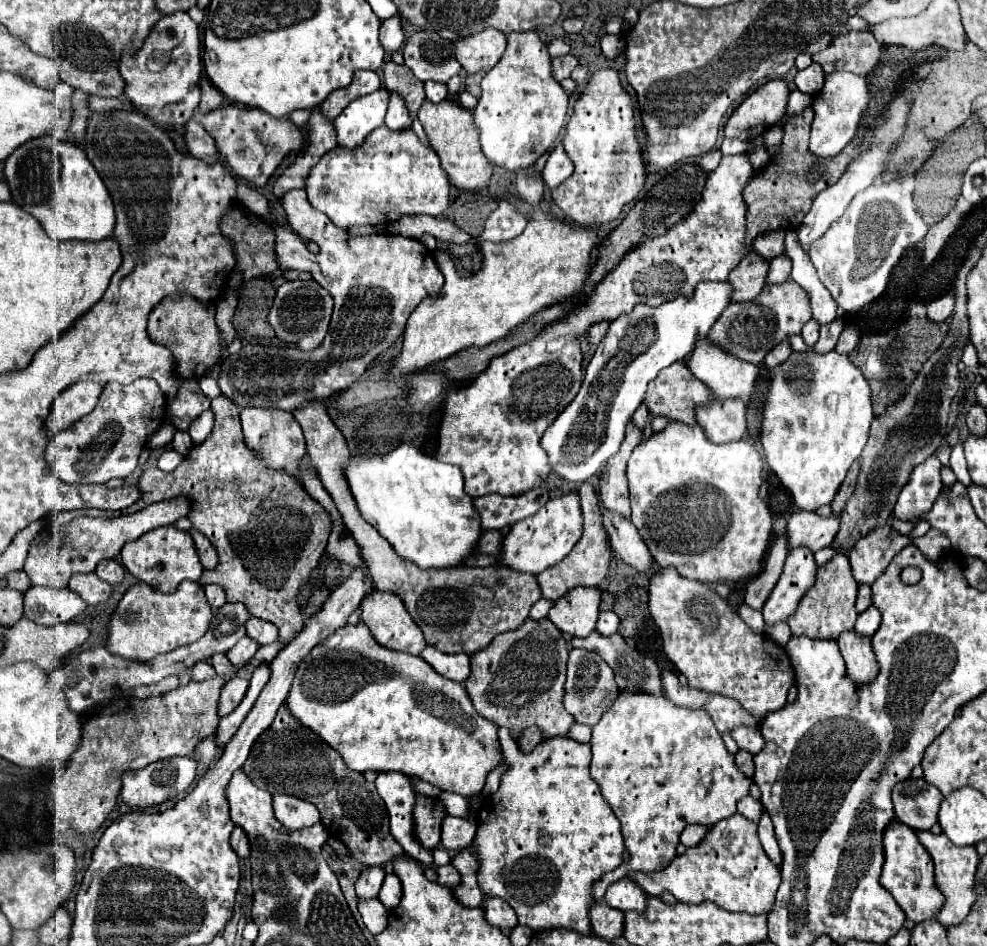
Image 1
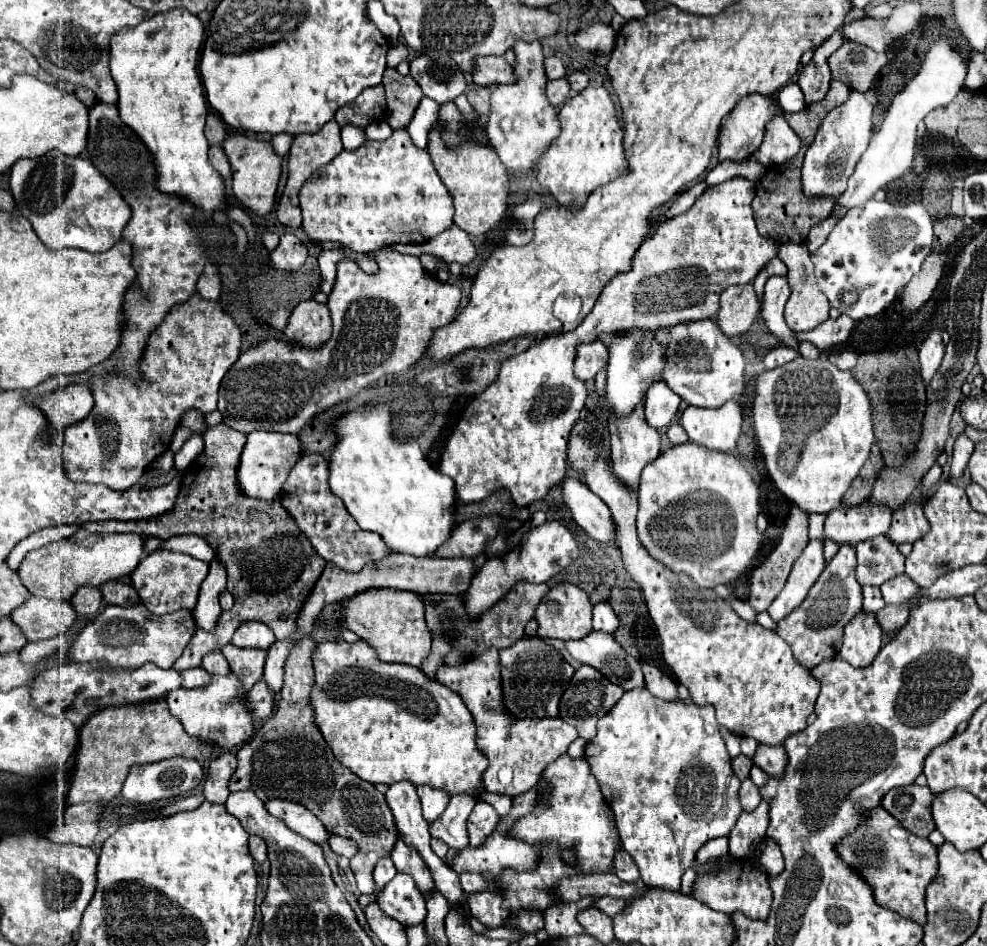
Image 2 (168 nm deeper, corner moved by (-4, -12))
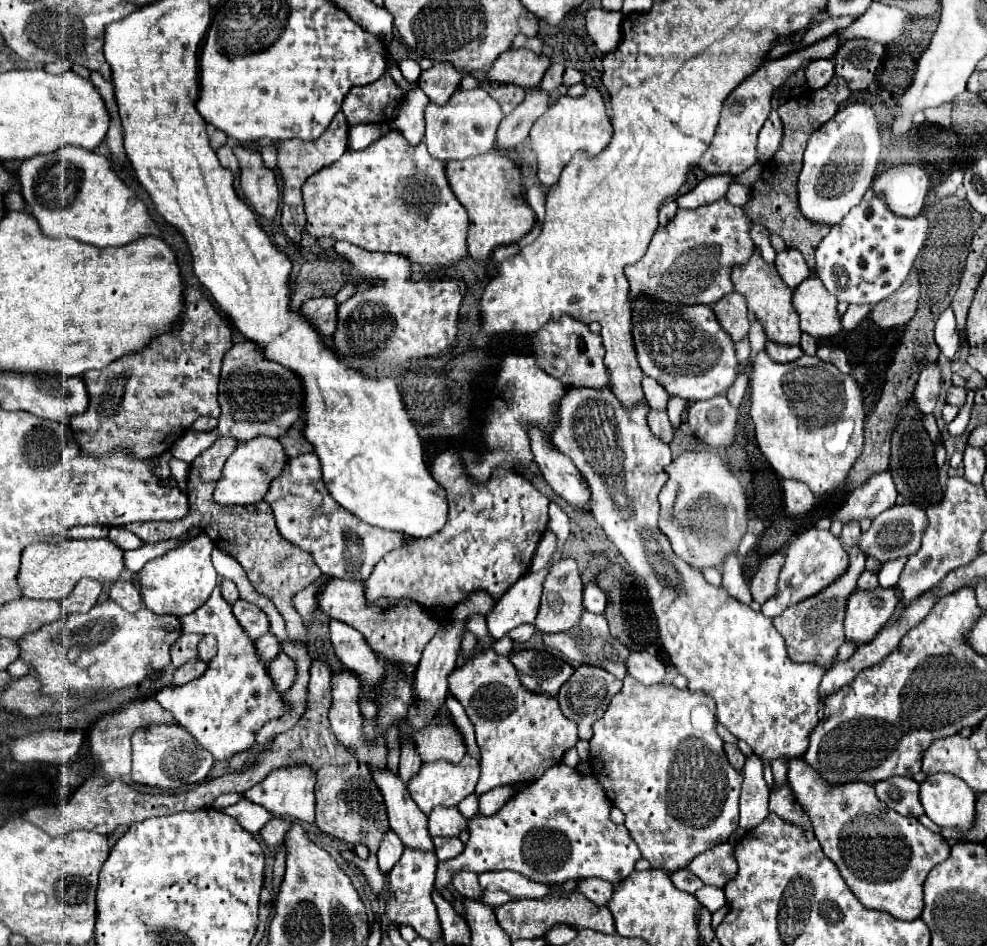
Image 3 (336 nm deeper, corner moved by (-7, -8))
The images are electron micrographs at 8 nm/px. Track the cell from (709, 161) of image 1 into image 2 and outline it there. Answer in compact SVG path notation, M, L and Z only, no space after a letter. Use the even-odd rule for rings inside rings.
M701 180L701 182L693 184L689 190L681 192L681 196L671 202L671 206L669 206L669 210L665 212L665 216L671 218L671 216L677 216L677 214L681 214L681 212L687 212L687 210L693 206L693 202L705 192L705 188L707 188L707 186L705 186L705 180Z

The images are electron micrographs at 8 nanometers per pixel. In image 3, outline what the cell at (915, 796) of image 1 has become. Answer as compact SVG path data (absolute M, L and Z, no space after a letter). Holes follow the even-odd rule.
M888 778L874 782L872 786L876 790L876 796L898 814L914 818L924 814L918 798L918 782L914 782L912 778Z

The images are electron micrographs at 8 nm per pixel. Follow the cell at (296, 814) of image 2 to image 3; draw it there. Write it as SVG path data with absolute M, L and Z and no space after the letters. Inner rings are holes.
M294 764L270 772L260 784L252 786L242 796L254 804L260 804L274 816L288 816L304 822L314 822L314 784L316 772L308 764Z

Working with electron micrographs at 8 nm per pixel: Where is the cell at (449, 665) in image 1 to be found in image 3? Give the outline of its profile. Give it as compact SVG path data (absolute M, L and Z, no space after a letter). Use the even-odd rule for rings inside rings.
M482 614L468 616L466 628L478 636L486 650L468 660L464 666L458 666L450 674L448 684L452 696L466 708L466 714L476 730L476 742L482 756L482 774L474 794L482 796L496 786L534 782L544 774L544 770L562 762L564 752L576 746L578 734L576 722L562 714L554 696L546 696L542 692L536 694L524 688L510 658L498 656L490 648L494 640L488 638L486 620Z

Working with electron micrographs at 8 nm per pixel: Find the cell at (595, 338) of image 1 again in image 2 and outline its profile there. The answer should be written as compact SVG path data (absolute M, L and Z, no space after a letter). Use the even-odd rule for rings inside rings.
M601 340L591 342L591 344L581 344L577 350L577 358L575 358L577 378L581 380L593 378L601 368L605 368L607 356L609 356L607 346Z

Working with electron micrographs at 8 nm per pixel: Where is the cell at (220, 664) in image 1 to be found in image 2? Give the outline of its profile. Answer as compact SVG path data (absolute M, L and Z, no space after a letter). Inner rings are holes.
M211 652L203 658L203 664L201 664L211 676L215 674L229 674L229 664L225 660L225 656L221 652Z

